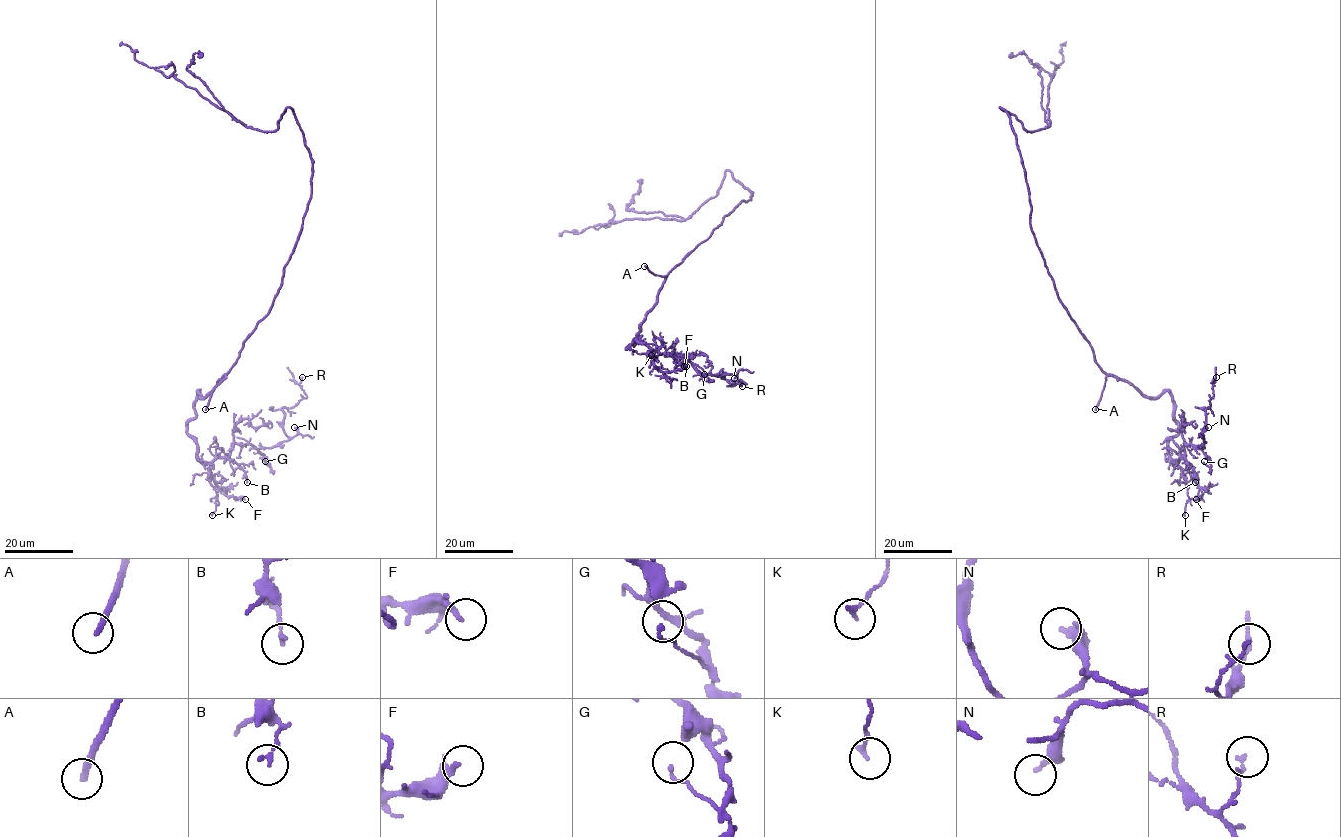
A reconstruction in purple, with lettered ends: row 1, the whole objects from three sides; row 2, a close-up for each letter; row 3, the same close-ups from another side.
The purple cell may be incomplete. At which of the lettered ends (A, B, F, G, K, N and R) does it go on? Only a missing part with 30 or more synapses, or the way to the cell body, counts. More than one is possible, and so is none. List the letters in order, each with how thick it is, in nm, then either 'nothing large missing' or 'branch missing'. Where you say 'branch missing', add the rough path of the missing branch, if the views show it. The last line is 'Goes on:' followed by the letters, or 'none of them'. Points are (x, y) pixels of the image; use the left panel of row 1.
A: 240 nm | branch missing
B: 160 nm | nothing large missing
F: 160 nm | nothing large missing
G: 140 nm | nothing large missing
K: 170 nm | nothing large missing
N: 180 nm | nothing large missing
R: 80 nm | nothing large missing
Goes on: A

